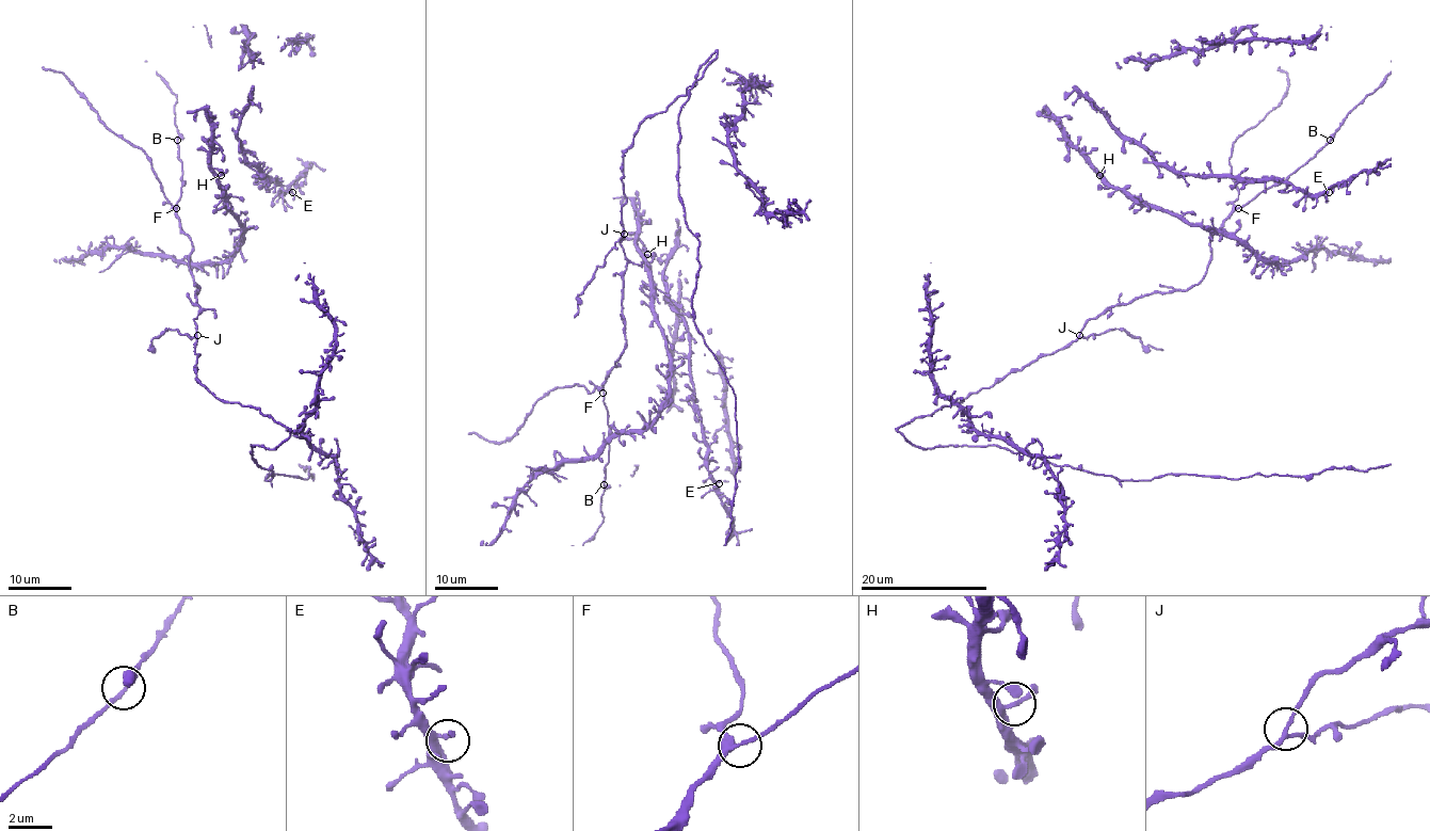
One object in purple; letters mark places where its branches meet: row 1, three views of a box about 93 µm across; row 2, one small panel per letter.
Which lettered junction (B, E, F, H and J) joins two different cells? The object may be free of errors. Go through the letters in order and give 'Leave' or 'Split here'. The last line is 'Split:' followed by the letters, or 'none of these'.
B: Leave
E: Leave
F: Leave
H: Leave
J: Leave
Split: none of these

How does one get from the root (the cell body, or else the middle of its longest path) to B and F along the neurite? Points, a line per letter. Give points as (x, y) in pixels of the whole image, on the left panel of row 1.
B: (195, 337), (198, 286), (189, 272), (192, 241), (176, 214), (182, 186), (176, 140)
F: (195, 337), (194, 319), (201, 306), (195, 296), (198, 286), (189, 272), (192, 241), (181, 228), (176, 208)

